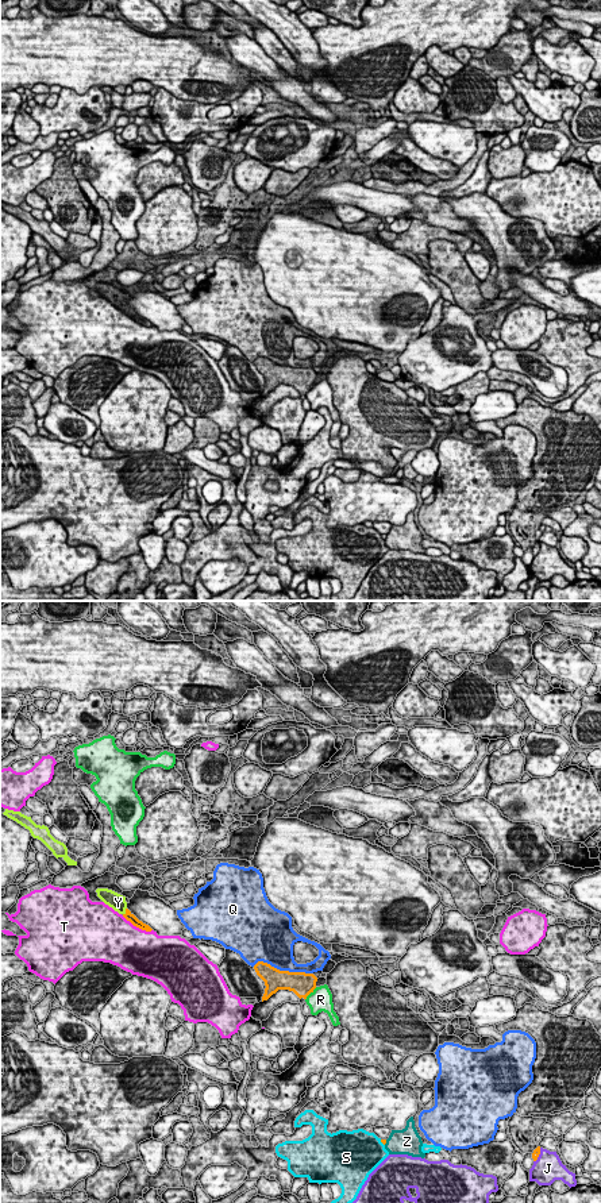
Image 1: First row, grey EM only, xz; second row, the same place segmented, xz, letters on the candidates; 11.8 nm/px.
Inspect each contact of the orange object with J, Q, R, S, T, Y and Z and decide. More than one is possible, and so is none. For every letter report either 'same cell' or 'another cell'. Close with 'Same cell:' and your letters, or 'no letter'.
J: another cell
Q: another cell
R: another cell
S: another cell
T: another cell
Y: same cell
Z: another cell
Same cell: Y

